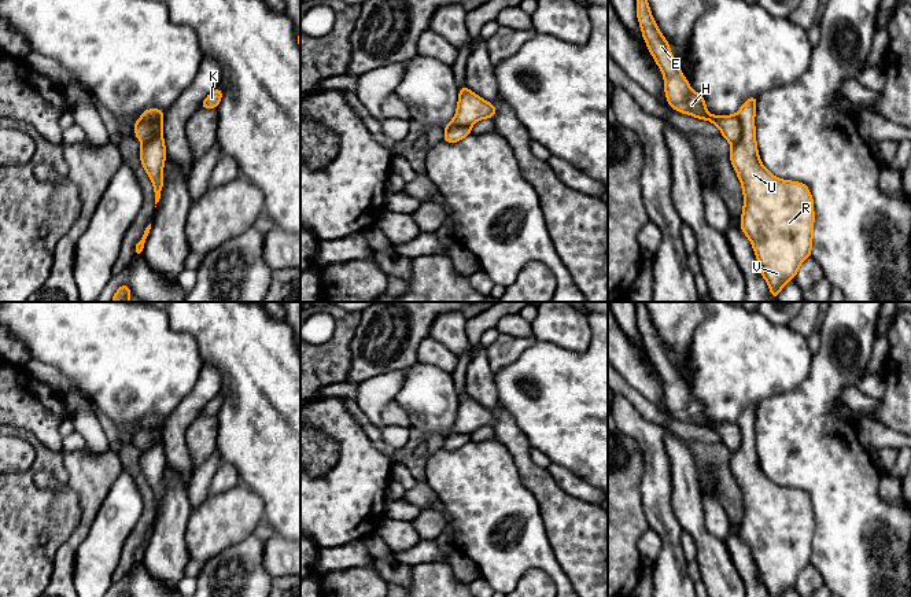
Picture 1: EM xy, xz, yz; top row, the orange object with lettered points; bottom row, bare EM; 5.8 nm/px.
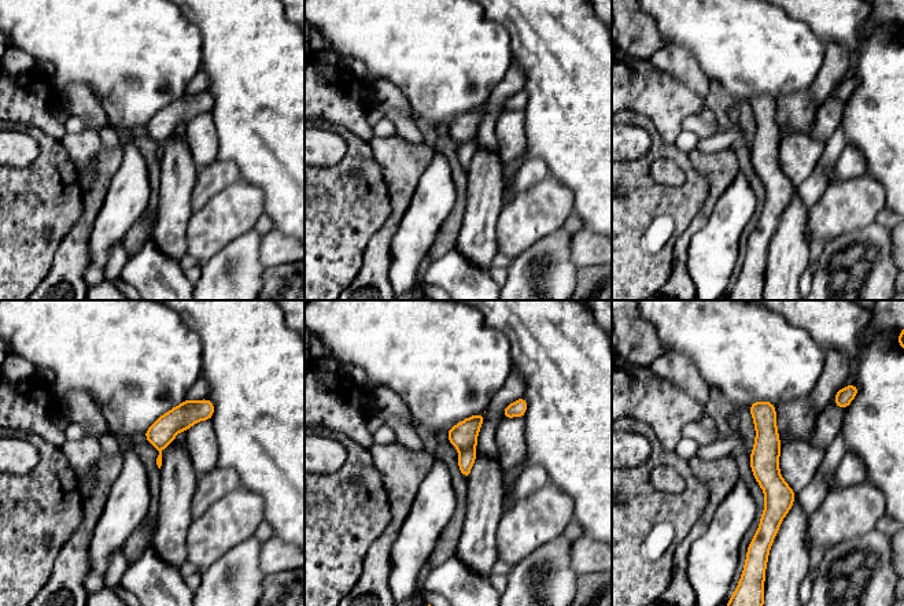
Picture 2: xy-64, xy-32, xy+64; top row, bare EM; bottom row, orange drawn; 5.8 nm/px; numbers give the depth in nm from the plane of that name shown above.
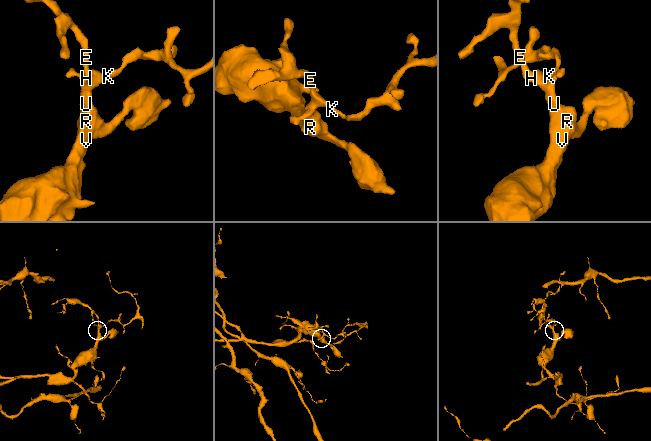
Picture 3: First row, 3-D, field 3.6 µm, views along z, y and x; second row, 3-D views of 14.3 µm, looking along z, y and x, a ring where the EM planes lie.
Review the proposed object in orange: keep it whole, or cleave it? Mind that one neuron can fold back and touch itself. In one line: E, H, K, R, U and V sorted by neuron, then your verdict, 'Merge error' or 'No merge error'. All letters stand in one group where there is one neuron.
Groups: E H K / R U V. Merge error

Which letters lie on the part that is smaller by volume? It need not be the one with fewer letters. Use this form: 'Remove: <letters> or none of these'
Remove: E, H, K

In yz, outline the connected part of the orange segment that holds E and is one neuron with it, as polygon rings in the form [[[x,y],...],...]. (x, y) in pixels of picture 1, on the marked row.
[[[637,0],[637,16],[648,49],[664,75],[664,91],[668,104],[679,113],[715,124],[720,129],[722,136],[730,144],[735,144],[741,137],[741,124],[737,114],[711,115],[708,113],[704,97],[691,89],[675,63],[671,48],[650,14],[648,0]]]

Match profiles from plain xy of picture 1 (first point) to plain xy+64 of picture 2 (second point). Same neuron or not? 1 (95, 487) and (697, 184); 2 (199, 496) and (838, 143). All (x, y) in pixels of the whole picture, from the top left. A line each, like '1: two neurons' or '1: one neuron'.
1: two neurons
2: one neuron

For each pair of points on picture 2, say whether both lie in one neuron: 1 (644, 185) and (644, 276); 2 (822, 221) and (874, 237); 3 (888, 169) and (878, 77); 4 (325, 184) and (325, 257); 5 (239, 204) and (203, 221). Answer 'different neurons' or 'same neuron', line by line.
1: same neuron
2: different neurons
3: same neuron
4: same neuron
5: same neuron

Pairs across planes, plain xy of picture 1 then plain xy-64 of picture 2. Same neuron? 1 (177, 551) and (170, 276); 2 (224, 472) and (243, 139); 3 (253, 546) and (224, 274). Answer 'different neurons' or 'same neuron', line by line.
1: different neurons
2: different neurons
3: same neuron

